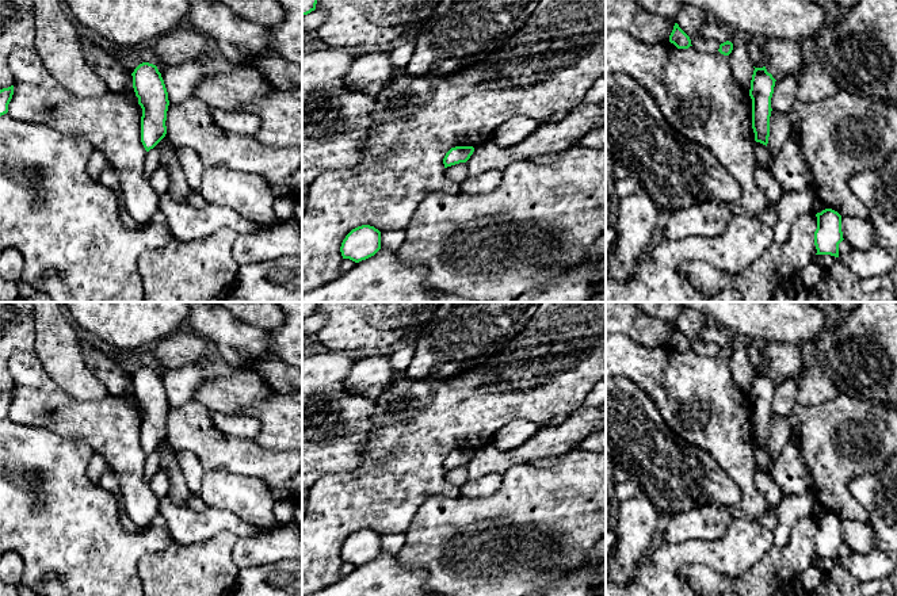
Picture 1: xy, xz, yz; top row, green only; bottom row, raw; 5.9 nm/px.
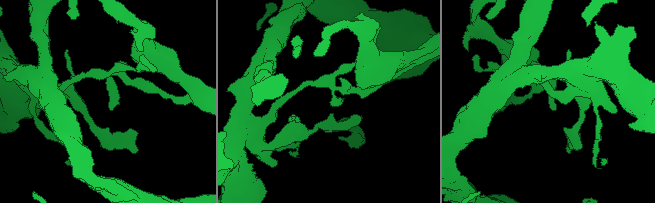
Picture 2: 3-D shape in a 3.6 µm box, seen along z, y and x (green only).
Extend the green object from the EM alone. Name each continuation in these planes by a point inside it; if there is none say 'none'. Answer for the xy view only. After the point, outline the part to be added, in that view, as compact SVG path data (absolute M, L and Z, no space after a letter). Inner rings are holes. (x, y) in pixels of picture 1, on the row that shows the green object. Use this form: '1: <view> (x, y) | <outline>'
none

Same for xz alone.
none

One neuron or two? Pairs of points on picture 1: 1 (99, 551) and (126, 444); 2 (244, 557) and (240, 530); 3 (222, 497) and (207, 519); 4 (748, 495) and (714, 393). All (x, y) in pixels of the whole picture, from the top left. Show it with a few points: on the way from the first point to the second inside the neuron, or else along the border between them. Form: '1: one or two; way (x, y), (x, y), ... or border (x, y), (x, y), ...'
1: two; border (118, 499), (121, 504)
2: two; border (264, 530), (239, 538)
3: two; border (209, 507), (229, 509), (244, 522)
4: one; way (741, 469), (732, 443), (718, 419)

